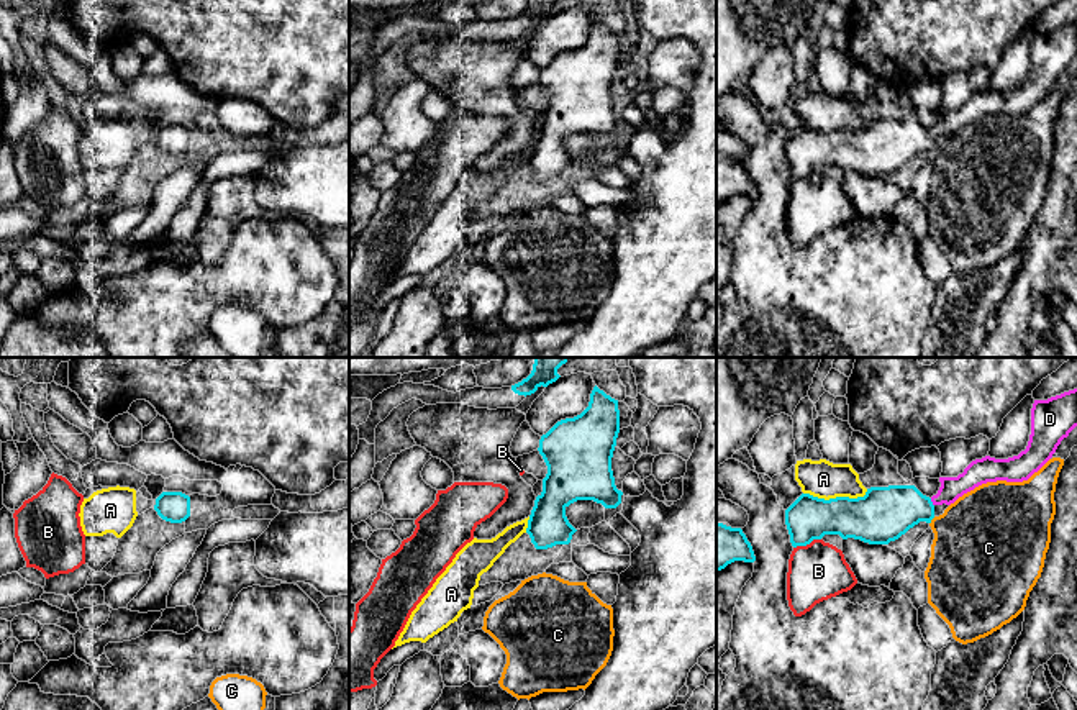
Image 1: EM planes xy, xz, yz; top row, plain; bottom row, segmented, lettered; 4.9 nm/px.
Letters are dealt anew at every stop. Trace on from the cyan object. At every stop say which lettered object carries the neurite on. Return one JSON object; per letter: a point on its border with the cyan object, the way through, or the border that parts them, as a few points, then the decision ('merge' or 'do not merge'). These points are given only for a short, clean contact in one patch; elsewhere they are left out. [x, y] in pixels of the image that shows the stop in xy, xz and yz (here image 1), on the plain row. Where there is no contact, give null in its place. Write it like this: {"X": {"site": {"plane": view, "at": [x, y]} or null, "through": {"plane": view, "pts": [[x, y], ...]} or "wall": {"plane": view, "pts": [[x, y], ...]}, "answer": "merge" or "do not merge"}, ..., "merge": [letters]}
{"A": {"site": {"plane": "yz", "at": [836, 130]}, "answer": "do not merge"}, "B": {"site": {"plane": "yz", "at": [807, 176]}, "answer": "do not merge"}, "C": {"site": {"plane": "yz", "at": [931, 151]}, "wall": {"plane": "yz", "pts": [[935, 150], [930, 156]]}, "answer": "do not merge"}, "D": {"site": {"plane": "yz", "at": [931, 135]}, "through": {"plane": "yz", "pts": [[884, 146], [931, 135], [974, 107]]}, "answer": "merge"}, "merge": ["D"]}

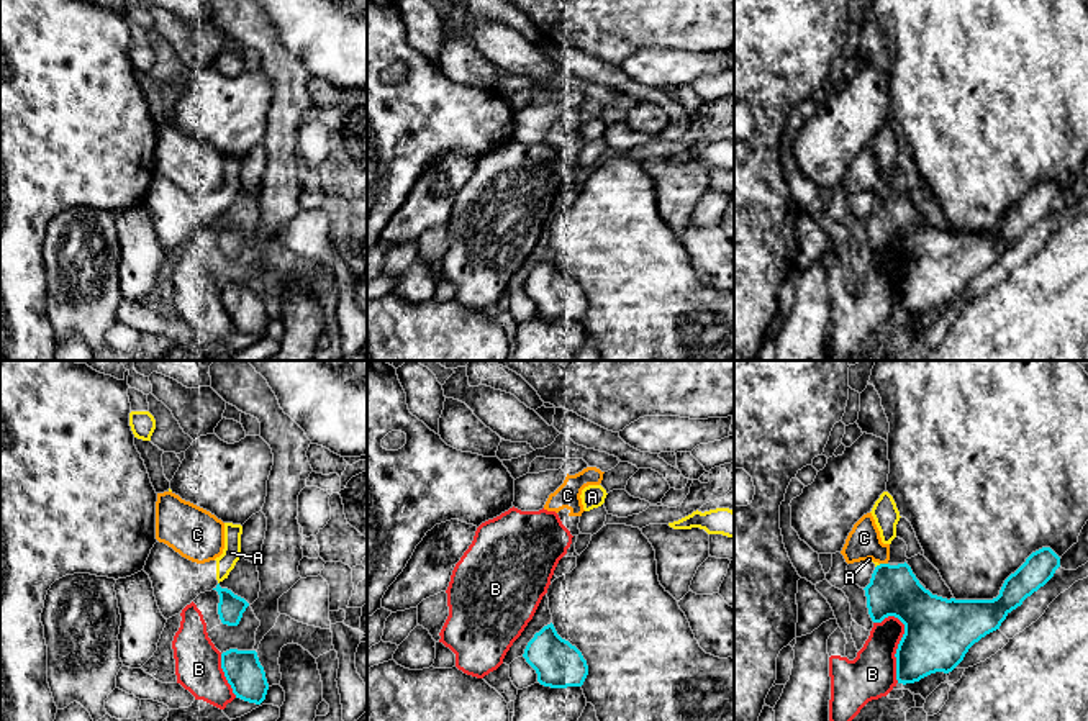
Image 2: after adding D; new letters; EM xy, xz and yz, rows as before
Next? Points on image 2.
{"A": {"site": {"plane": "yz", "at": [877, 199]}, "answer": "do not merge"}, "B": {"site": {"plane": "yz", "at": [898, 279]}, "answer": "do not merge"}, "C": {"site": {"plane": "yz", "at": [884, 197]}, "answer": "merge"}, "merge": ["C"]}

